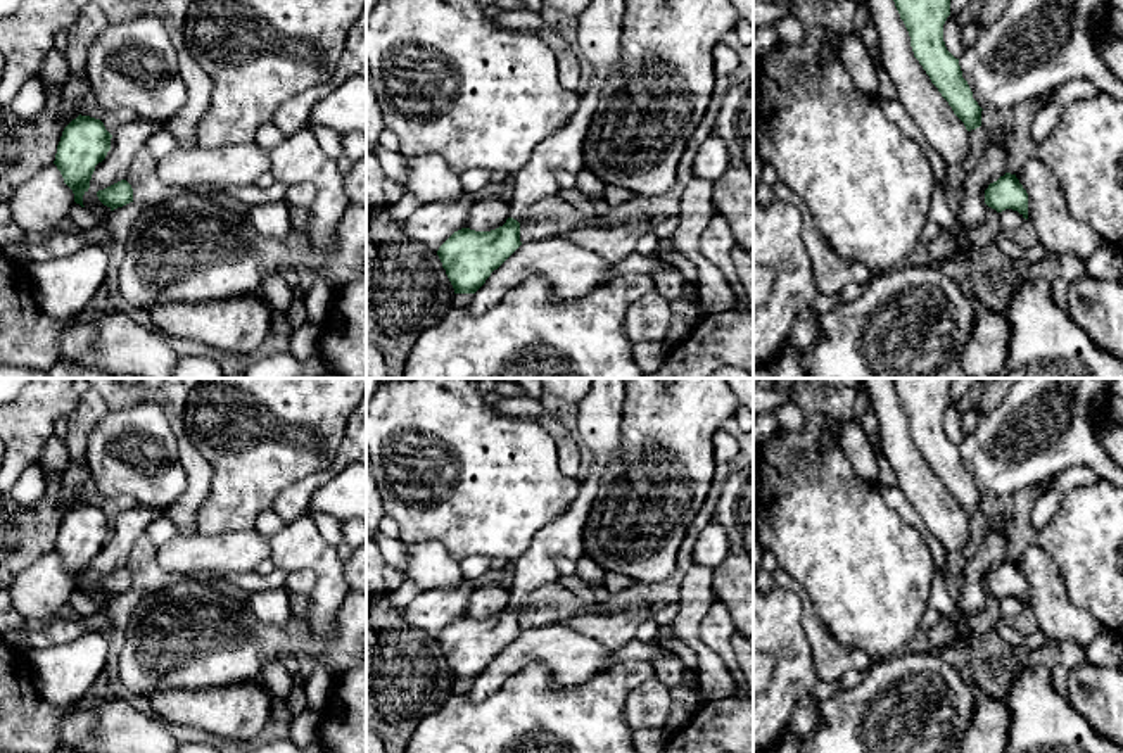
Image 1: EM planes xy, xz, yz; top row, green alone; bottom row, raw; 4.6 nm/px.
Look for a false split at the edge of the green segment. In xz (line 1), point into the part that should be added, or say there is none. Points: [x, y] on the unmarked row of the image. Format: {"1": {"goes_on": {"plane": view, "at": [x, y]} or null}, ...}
{"1": {"goes_on": {"plane": "xz", "at": [598, 417]}}}

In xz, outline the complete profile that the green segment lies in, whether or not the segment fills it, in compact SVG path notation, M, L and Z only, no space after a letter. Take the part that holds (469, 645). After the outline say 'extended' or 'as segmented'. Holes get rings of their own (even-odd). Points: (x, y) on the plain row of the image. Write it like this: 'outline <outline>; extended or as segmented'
outline M593 378L587 397L575 411L575 427L593 454L589 475L577 497L532 539L530 547L513 561L510 604L491 618L461 615L437 637L454 680L475 680L520 632L520 608L527 596L558 580L556 558L577 560L582 534L603 470L620 456L620 420L625 399L624 378Z; extended

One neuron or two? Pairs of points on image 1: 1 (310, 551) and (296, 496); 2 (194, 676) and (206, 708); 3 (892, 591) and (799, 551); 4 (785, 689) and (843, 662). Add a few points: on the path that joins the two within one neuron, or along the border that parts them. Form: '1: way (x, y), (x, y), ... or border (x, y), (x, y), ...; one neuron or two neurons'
1: border (308, 513), (287, 524); two neurons
2: border (239, 683), (211, 688), (164, 688), (159, 691); two neurons
3: way (869, 572), (849, 551), (821, 551); one neuron
4: border (805, 634), (811, 664), (819, 679); two neurons

